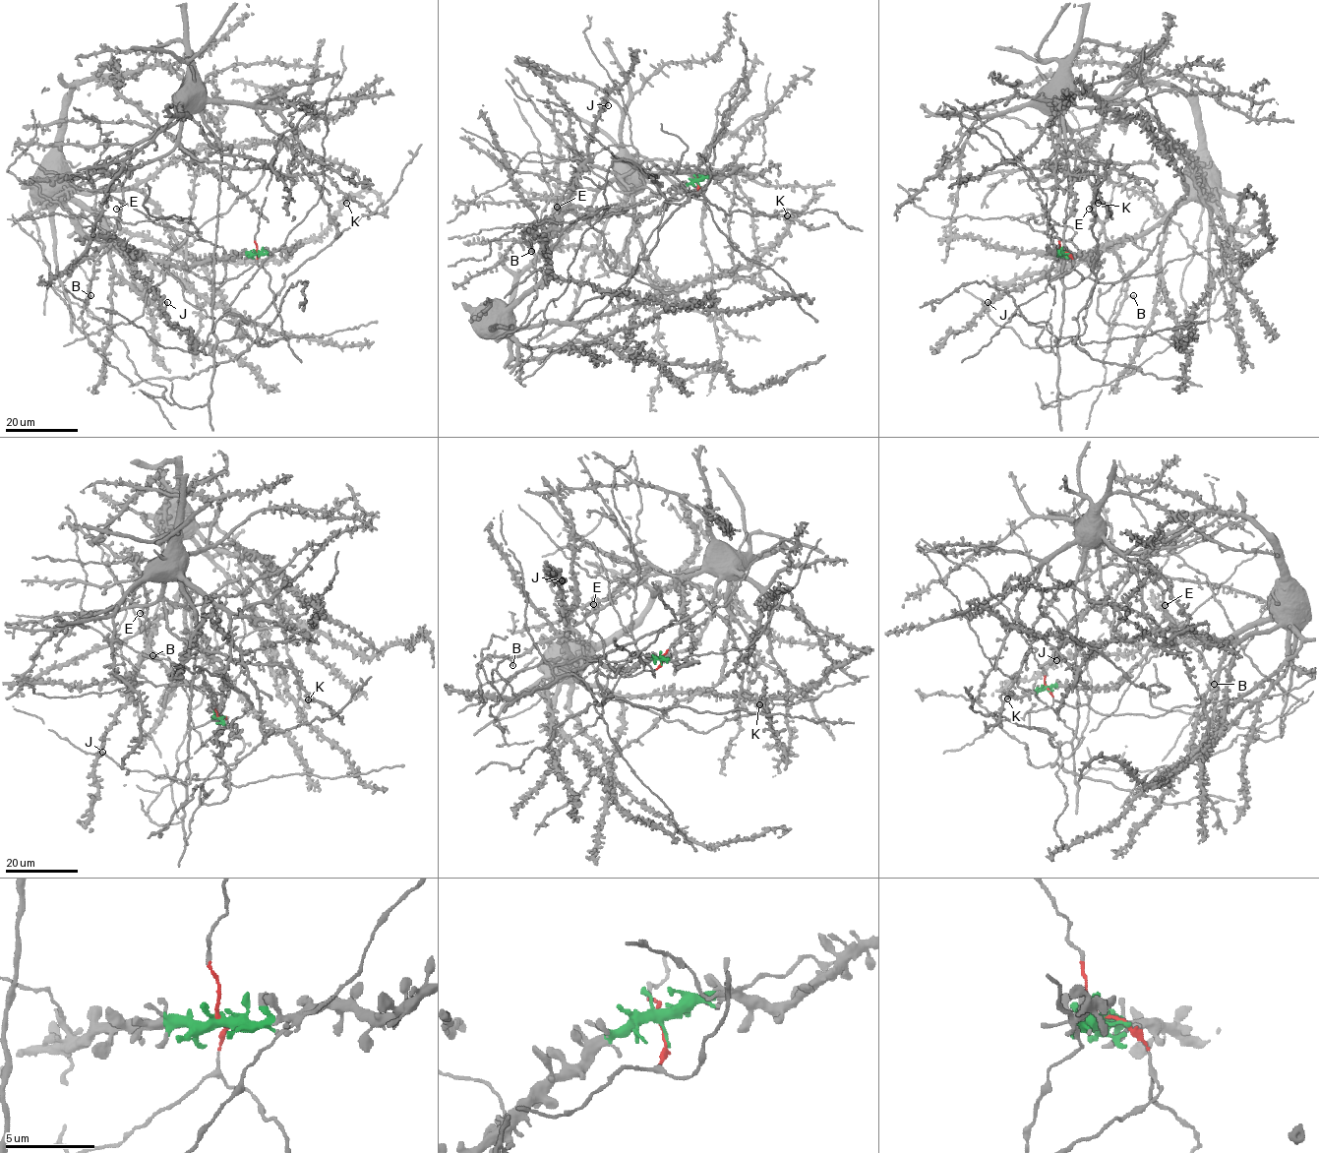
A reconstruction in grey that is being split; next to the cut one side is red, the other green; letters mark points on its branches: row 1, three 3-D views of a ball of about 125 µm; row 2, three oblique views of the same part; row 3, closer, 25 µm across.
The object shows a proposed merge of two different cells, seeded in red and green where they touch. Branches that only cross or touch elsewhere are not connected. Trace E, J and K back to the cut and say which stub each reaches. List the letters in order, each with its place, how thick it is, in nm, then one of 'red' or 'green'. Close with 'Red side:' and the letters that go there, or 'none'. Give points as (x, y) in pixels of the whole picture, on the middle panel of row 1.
E: at (557, 207); 240 nm thick; red
J: at (608, 105); 240 nm thick; green
K: at (787, 215); 260 nm thick; red
Red side: E, K

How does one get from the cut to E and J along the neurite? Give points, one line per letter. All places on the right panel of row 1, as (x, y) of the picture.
E: (1062, 252), (1082, 277), (1069, 288), (1063, 283), (1067, 200), (1061, 112), (1093, 188), (1089, 209)
J: (1062, 252), (1078, 253), (1099, 264), (1095, 267), (1089, 255), (1078, 255), (1052, 276), (1034, 279), (988, 303)

